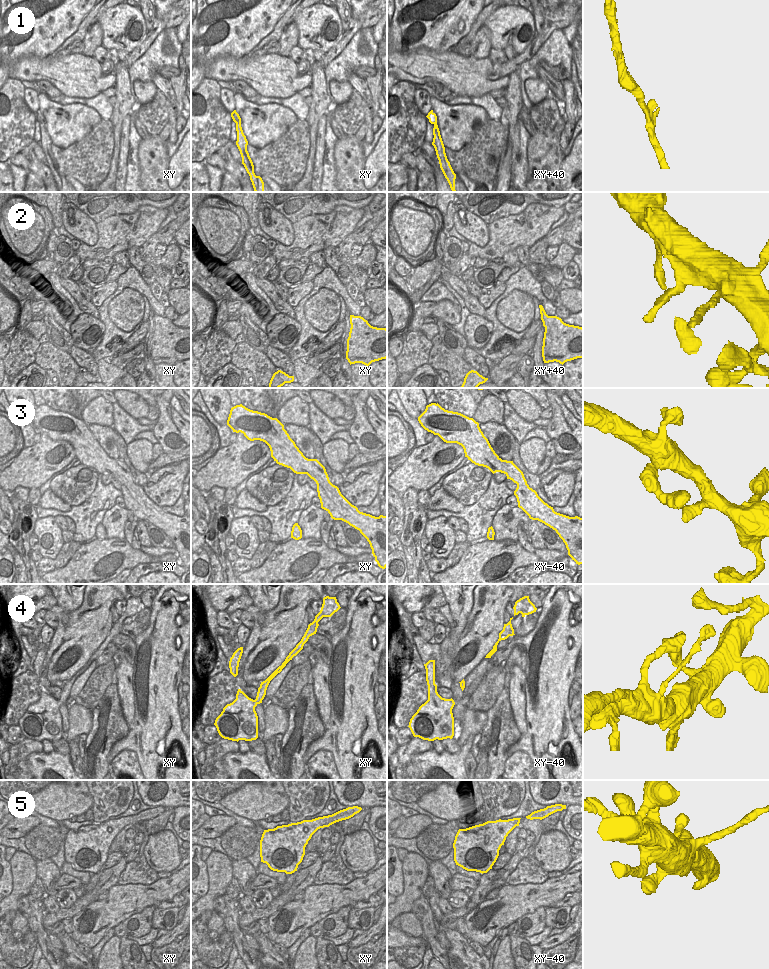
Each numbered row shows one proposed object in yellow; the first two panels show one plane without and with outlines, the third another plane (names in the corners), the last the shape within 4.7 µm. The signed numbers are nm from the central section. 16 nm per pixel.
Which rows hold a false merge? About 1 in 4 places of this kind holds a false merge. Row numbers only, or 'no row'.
5.

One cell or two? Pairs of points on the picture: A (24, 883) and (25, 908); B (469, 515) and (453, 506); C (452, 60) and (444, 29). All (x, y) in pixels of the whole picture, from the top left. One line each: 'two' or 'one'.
A: two
B: two
C: two

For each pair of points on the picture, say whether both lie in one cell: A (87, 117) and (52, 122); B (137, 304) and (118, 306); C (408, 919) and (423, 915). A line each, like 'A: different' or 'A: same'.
A: same
B: same
C: different

